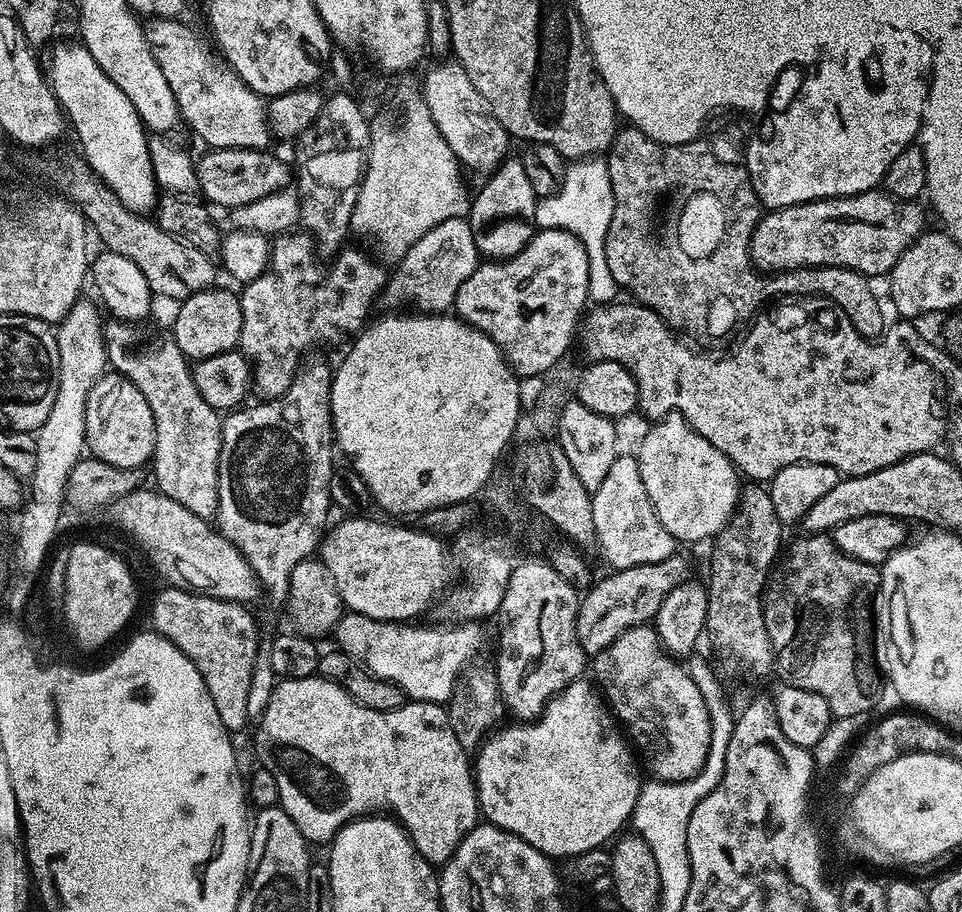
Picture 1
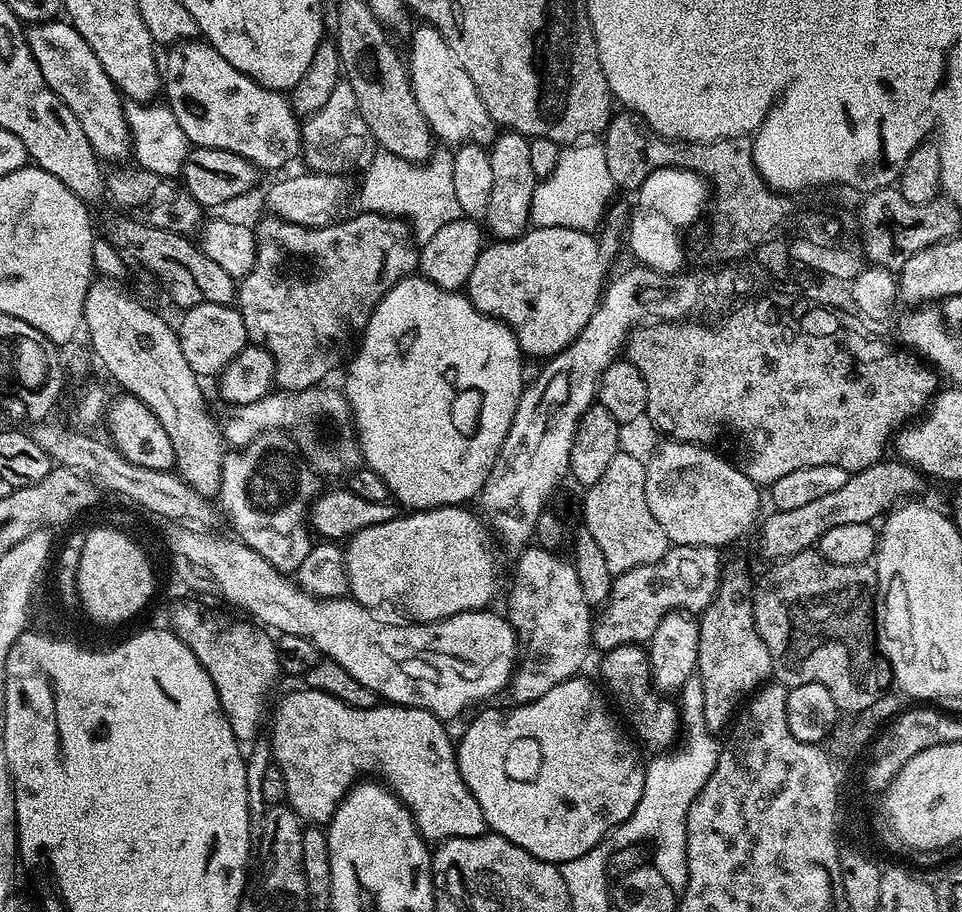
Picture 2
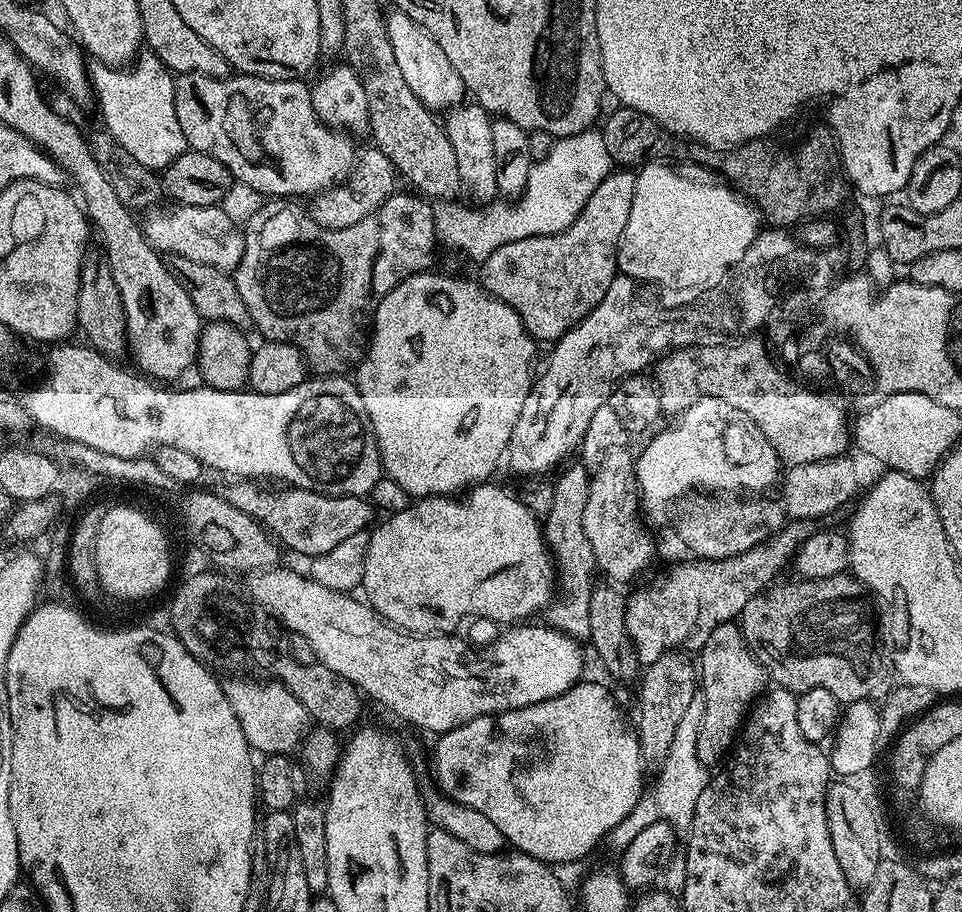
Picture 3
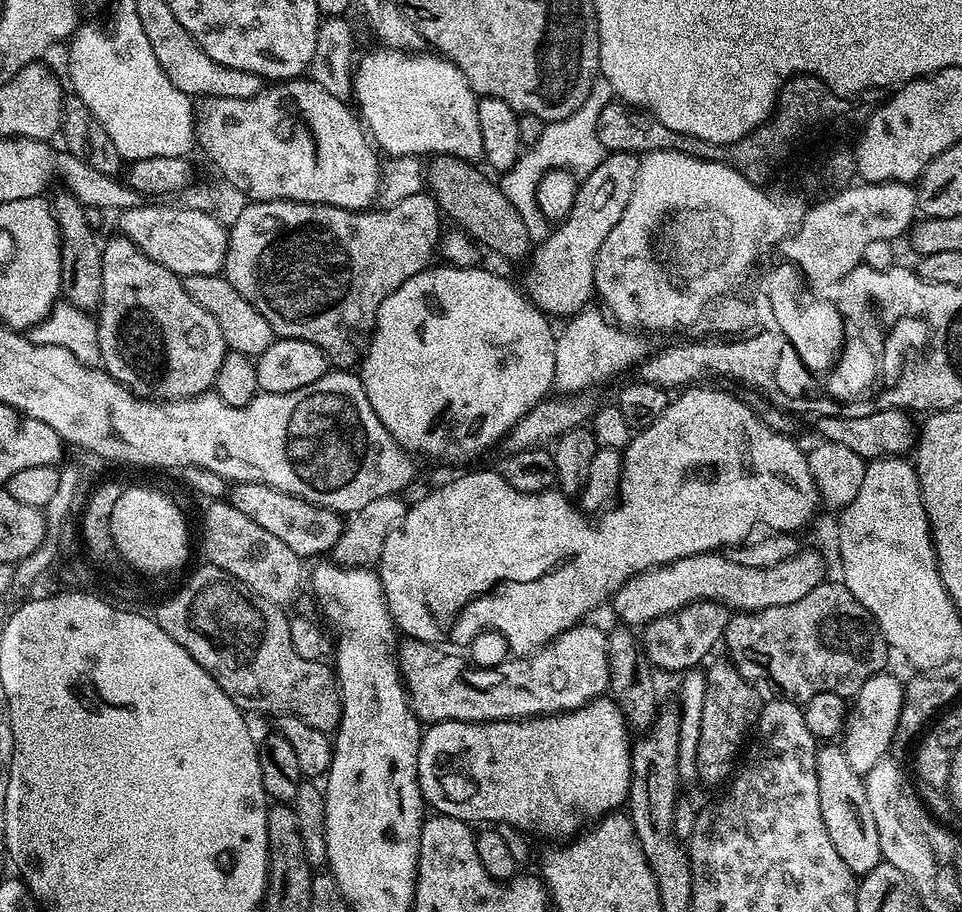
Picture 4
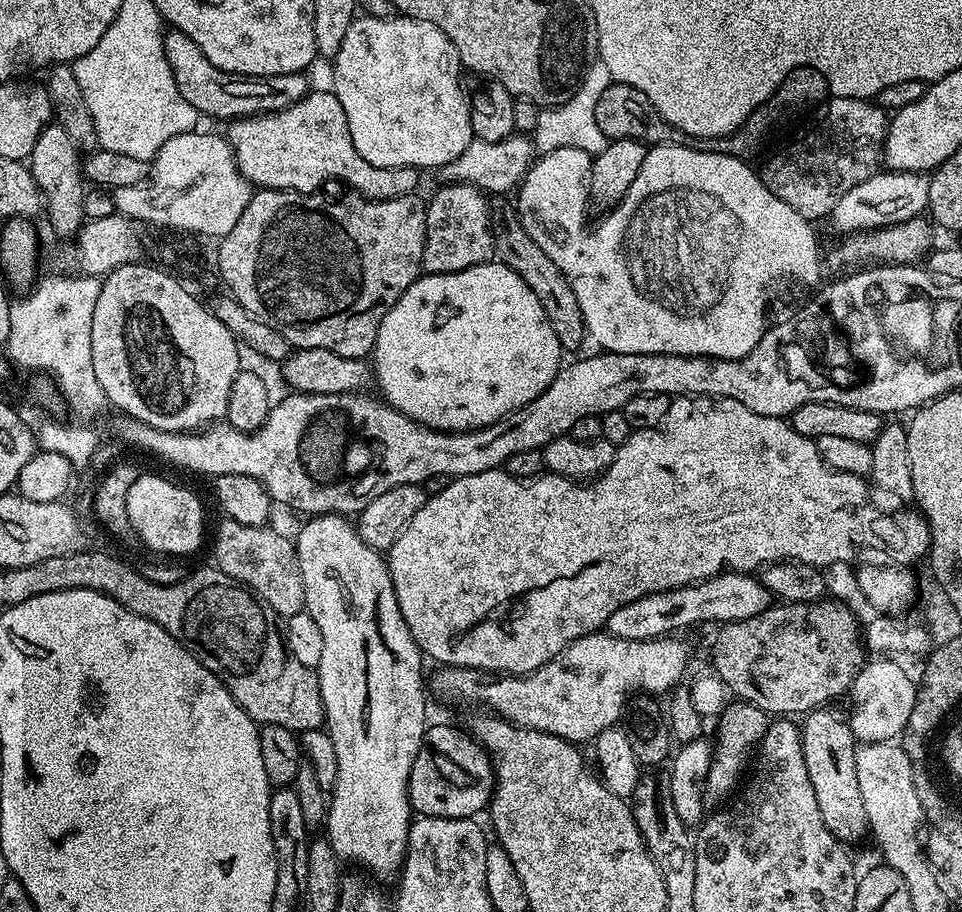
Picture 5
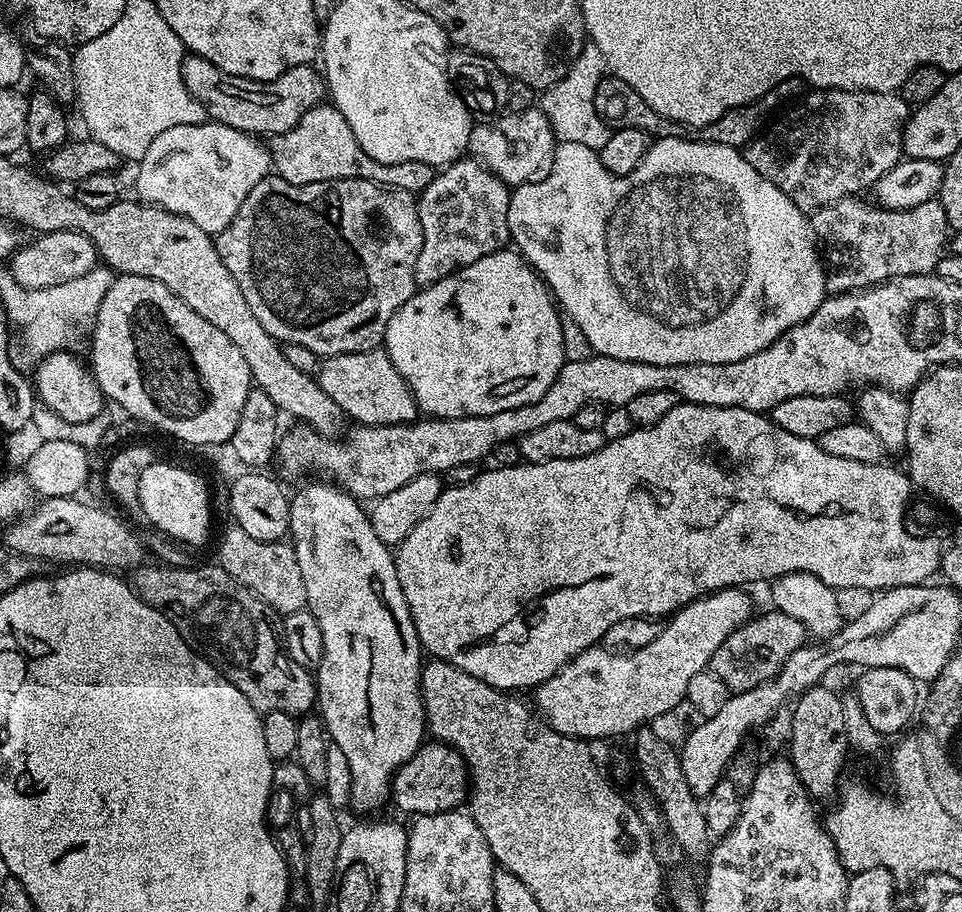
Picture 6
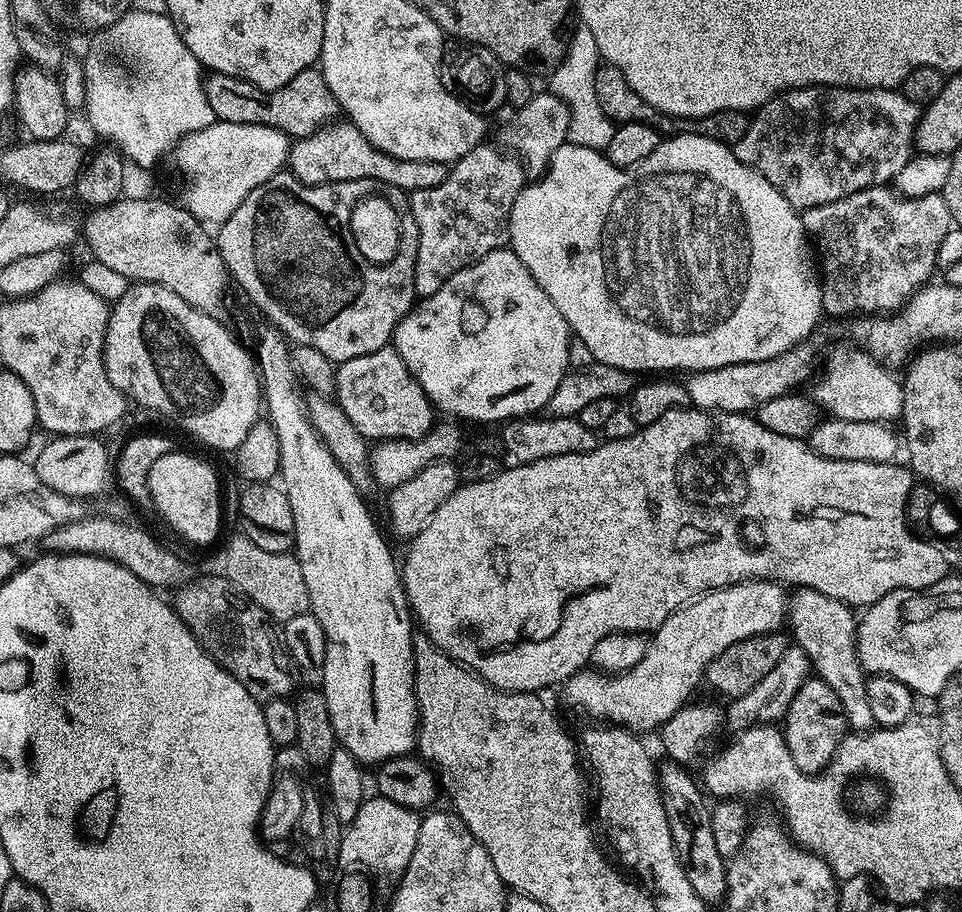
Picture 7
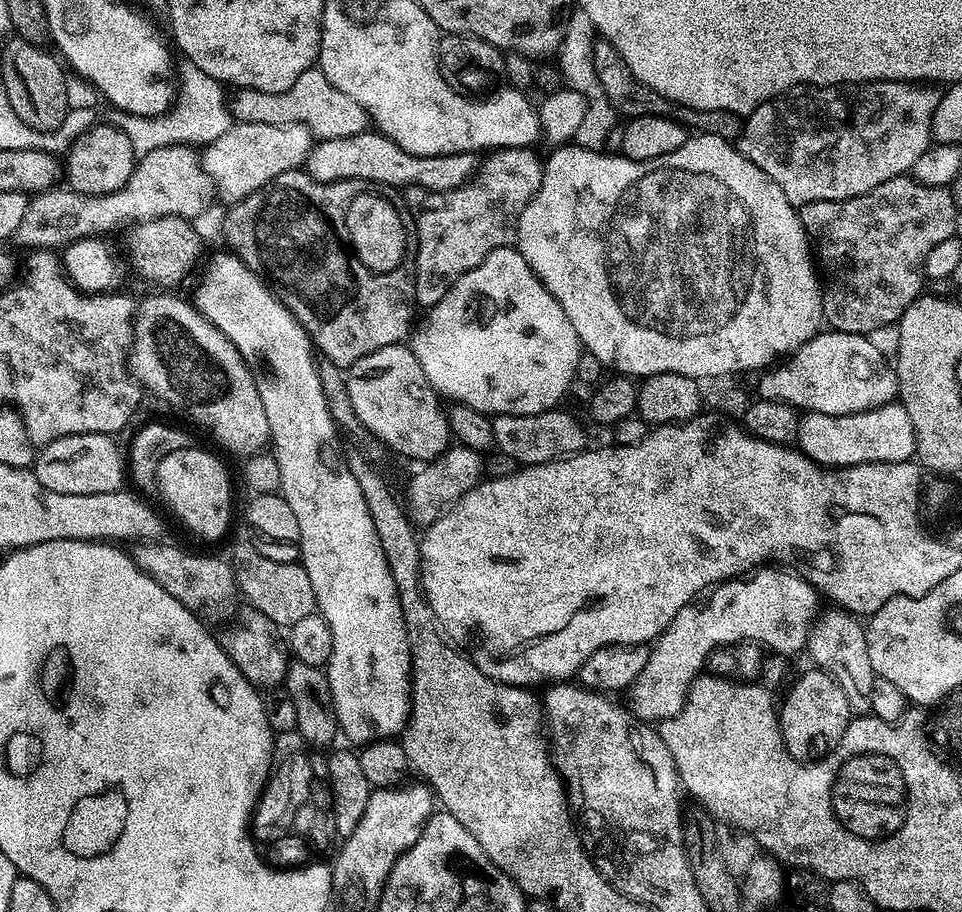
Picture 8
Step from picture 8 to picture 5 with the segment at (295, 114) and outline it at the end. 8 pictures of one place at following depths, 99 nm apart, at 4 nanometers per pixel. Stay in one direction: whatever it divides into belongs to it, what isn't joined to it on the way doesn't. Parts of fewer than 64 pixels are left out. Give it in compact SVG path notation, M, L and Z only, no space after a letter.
M175 30L165 31L164 53L170 62L170 70L174 74L174 82L178 82L178 91L181 92L182 98L186 98L186 102L190 102L190 106L194 106L194 110L198 110L201 117L204 118L217 116L218 119L224 120L223 122L231 122L241 116L280 112L284 108L294 106L294 102L307 96L310 91L307 75L304 72L291 72L281 76L234 76L231 72L214 66L214 62L210 62L210 58L206 58L206 54L202 54L202 50L198 50L198 46L193 40L186 38L186 34Z

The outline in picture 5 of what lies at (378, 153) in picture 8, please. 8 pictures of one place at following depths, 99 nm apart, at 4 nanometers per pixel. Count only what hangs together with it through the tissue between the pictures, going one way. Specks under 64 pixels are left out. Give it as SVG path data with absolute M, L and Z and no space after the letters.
M309 91L294 106L280 112L266 112L258 116L241 116L227 125L226 139L232 147L236 165L240 167L248 183L257 189L281 188L287 192L316 192L327 180L345 180L353 193L367 200L389 200L399 196L410 196L417 191L421 173L416 168L387 168L370 166L358 150L354 150L354 138L350 138L350 126L346 126L346 113L342 111L342 102L338 102L336 93Z

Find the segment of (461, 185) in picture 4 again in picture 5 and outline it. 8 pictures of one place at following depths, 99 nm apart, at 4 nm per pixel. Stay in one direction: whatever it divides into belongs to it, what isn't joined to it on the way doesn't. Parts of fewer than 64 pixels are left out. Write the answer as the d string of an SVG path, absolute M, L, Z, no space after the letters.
M512 218L506 226L498 230L496 236L496 252L501 263L504 263L518 274L530 290L538 297L554 334L558 335L560 347L563 351L578 349L587 337L587 328L579 309L578 298L571 289L569 280L558 266L555 265L546 252L528 234L517 219Z

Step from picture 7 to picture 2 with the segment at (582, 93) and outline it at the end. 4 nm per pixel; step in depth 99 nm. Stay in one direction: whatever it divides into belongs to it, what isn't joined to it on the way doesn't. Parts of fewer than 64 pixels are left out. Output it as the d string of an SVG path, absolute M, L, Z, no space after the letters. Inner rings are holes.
M581 142L565 147L554 172L536 185L530 221L537 228L573 228L579 232L595 233L601 227L600 219L612 192L614 185L606 166L603 143ZM380 150L365 168L363 176L359 207L363 211L382 213L406 221L417 241L429 240L446 222L461 217L458 198L455 197L452 155L449 151L438 150L428 161L415 162Z

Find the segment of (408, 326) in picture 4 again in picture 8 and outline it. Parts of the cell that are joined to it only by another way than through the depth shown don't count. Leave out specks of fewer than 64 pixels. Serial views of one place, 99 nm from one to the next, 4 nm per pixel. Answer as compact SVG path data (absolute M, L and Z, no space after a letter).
M509 246L494 250L482 263L474 266L474 270L462 274L462 278L458 278L458 282L454 282L454 286L450 286L447 294L434 307L427 309L425 316L428 317L424 321L422 321L423 319L419 321L418 327L411 337L410 347L422 366L422 374L426 374L432 389L445 401L465 404L474 410L485 412L491 417L505 416L506 414L529 416L553 411L559 405L556 403L567 394L568 387L574 384L575 367L578 366L579 356L582 353L578 334L574 334L574 326L570 326L570 318L566 318L566 310L562 310L562 306L554 298L554 294L550 294L550 290L546 290L546 286L536 277L534 270L530 270L526 258L522 258L522 254L515 247Z

